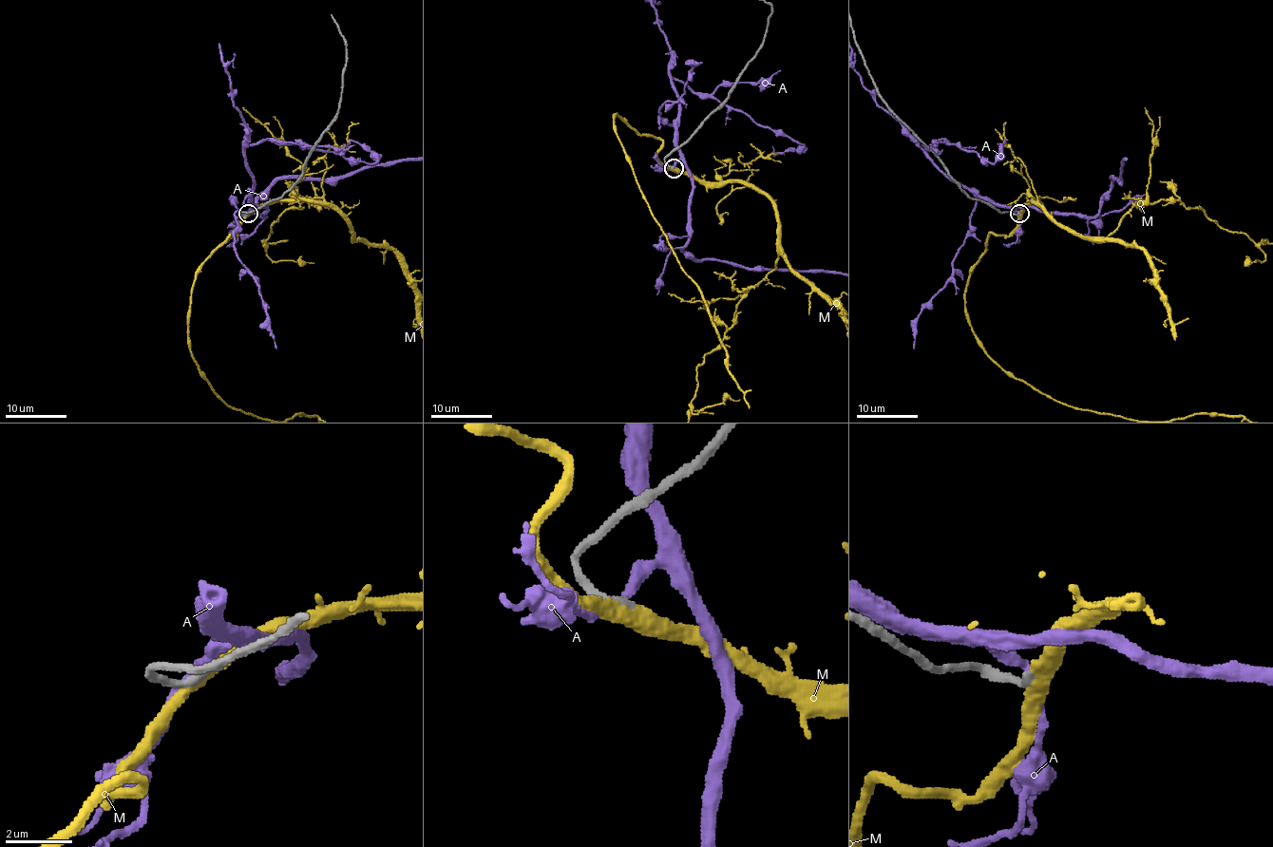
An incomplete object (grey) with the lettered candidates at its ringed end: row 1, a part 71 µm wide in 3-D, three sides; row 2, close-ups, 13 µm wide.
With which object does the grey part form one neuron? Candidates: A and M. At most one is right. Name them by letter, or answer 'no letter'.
M

